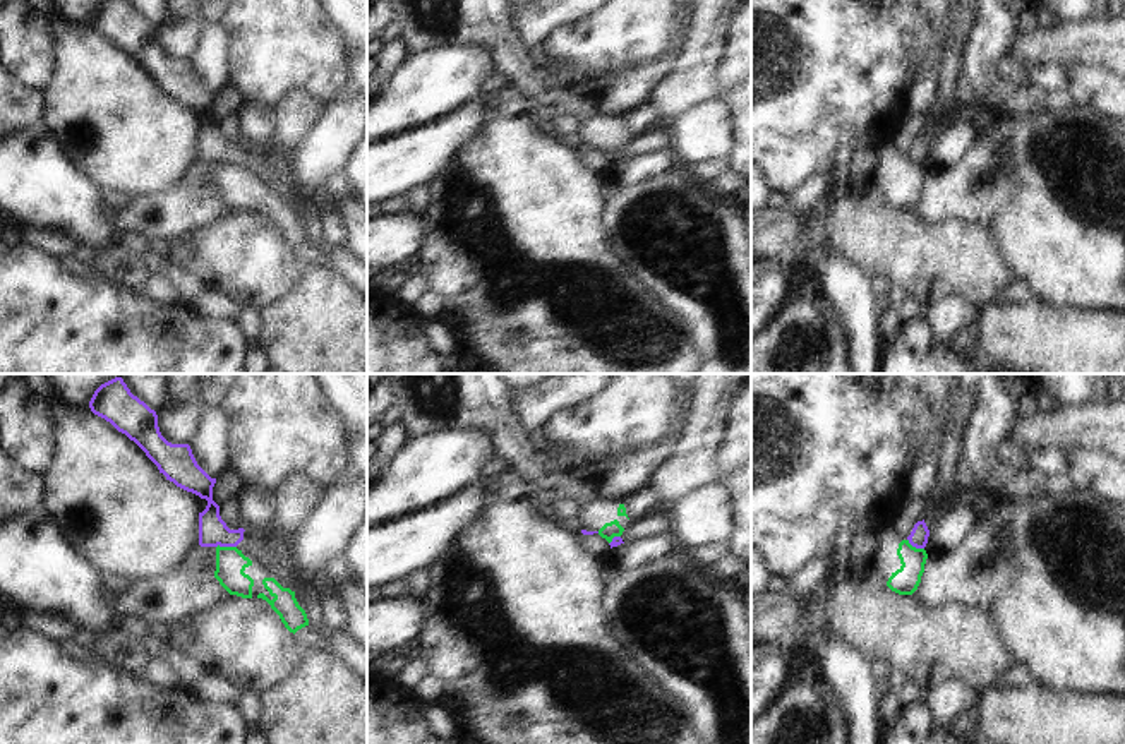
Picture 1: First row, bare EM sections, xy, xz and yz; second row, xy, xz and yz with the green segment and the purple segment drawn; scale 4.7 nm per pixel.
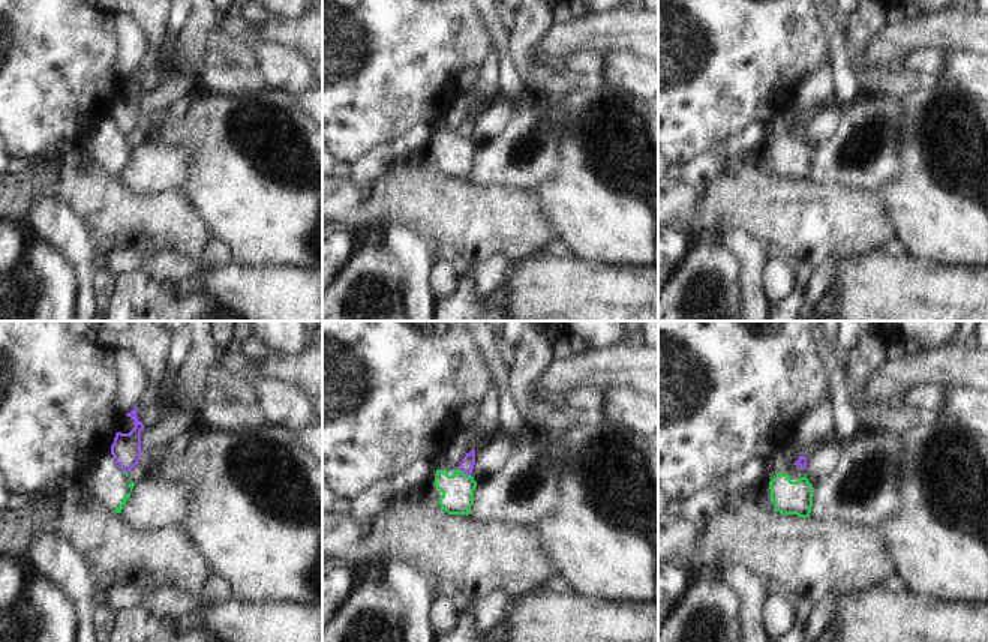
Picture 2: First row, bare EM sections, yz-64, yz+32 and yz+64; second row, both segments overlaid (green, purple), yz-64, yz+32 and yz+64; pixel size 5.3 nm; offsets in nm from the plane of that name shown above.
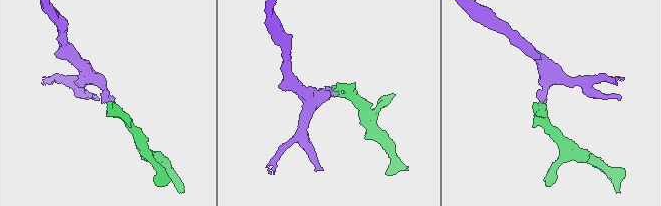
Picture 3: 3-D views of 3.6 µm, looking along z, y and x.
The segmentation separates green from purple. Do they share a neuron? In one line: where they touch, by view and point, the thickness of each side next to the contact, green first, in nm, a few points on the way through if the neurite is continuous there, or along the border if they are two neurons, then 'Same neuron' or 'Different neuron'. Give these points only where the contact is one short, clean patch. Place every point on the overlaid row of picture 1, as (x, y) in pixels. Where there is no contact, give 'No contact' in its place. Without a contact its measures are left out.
Touches green at xy (225, 547). Thickness 140 nm (green) against 140 nm. Boundary: xy (235, 546), (216, 547). Different neuron

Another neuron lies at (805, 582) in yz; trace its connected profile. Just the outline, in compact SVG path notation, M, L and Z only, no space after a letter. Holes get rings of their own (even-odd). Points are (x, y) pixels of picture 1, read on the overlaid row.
M864 533L852 540L842 552L809 561L806 567L787 579L785 593L804 602L830 573L849 562L869 561L881 542L883 537Z

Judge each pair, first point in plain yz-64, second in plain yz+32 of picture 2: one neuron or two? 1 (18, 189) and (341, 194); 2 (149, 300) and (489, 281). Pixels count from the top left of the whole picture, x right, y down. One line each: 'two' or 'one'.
1: one
2: two

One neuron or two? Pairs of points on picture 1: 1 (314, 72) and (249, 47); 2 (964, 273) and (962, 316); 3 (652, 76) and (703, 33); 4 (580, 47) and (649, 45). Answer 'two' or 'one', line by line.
1: one
2: two
3: two
4: one

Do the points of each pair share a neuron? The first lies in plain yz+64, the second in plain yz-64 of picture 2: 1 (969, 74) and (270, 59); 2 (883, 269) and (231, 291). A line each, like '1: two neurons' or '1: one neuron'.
1: one neuron
2: one neuron

